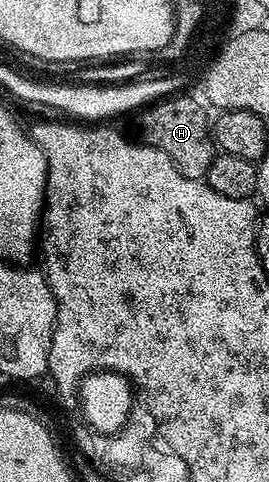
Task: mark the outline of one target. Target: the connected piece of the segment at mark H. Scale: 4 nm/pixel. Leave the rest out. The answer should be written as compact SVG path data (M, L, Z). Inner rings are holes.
M159 99L145 106L140 116L142 118L138 121L137 136L141 144L164 151L164 155L168 155L168 159L176 163L180 175L188 179L201 181L207 176L216 156L216 146L212 136L212 126L203 120L202 112L199 112L194 104L190 104L190 101L164 102Z

